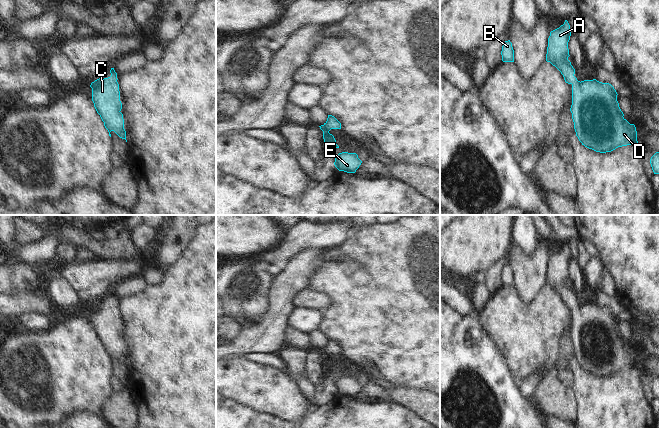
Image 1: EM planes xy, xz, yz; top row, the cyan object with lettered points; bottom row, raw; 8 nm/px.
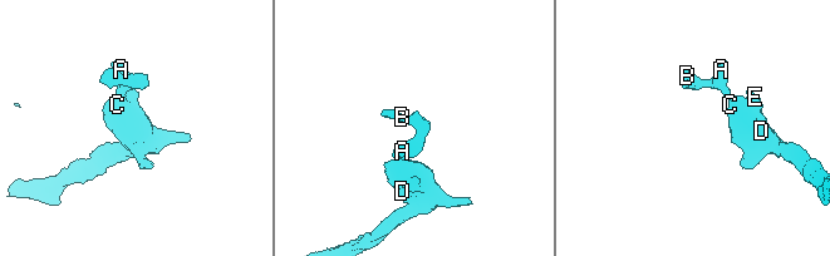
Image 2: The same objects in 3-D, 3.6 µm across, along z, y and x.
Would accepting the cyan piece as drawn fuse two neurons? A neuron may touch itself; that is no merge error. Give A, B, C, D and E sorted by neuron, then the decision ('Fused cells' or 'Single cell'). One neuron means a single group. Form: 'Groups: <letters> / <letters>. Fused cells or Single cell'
Groups: A B C D E. Single cell.

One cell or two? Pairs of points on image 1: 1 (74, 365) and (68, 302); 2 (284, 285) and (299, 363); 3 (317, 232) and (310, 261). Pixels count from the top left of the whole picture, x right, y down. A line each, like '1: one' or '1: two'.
1: two
2: two
3: two

